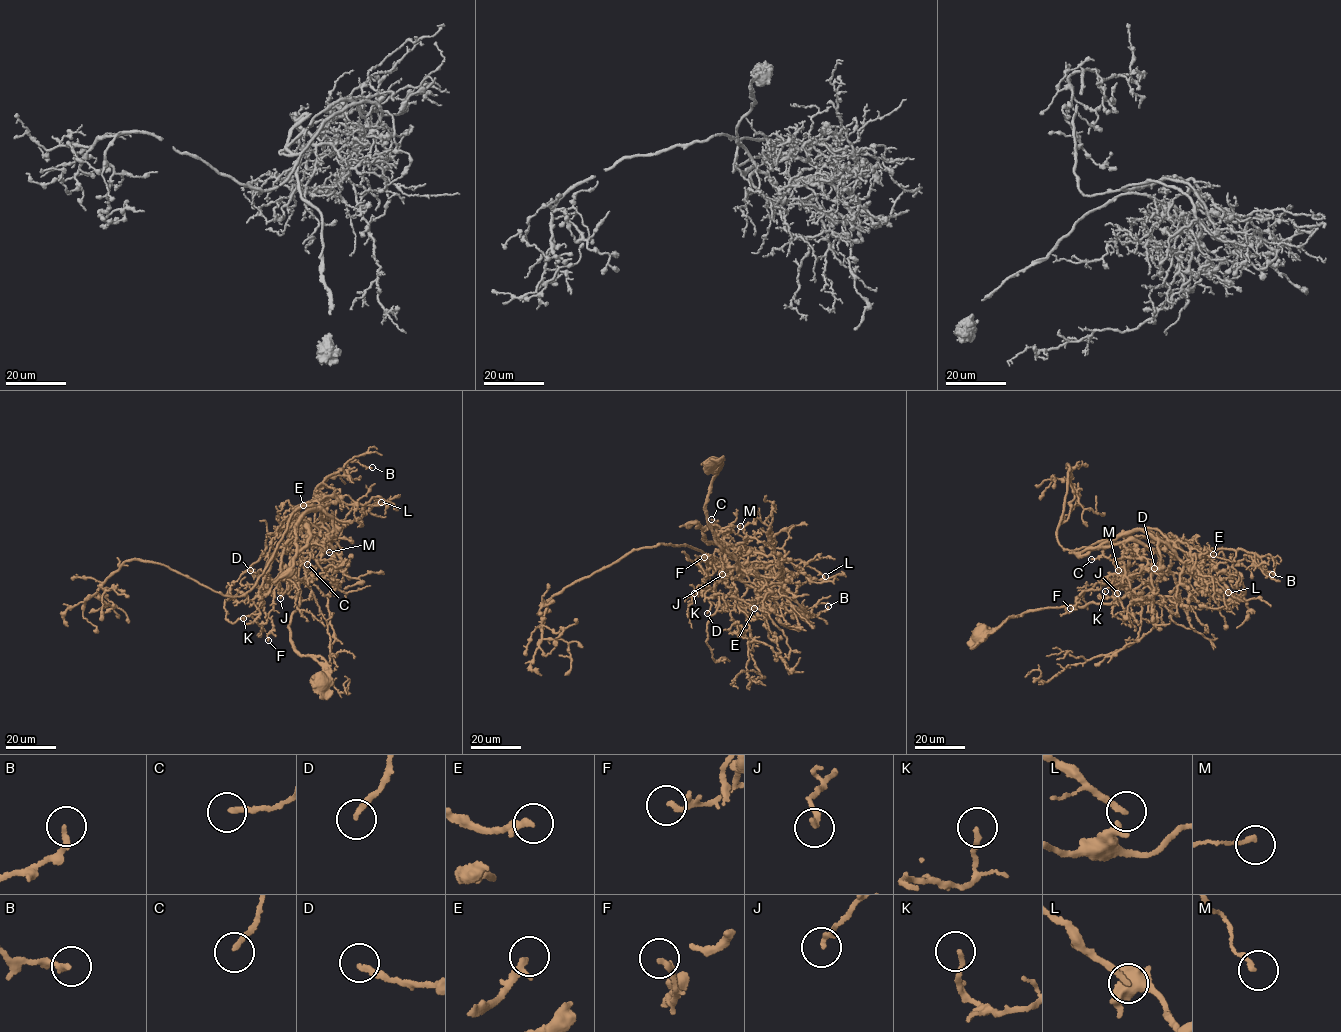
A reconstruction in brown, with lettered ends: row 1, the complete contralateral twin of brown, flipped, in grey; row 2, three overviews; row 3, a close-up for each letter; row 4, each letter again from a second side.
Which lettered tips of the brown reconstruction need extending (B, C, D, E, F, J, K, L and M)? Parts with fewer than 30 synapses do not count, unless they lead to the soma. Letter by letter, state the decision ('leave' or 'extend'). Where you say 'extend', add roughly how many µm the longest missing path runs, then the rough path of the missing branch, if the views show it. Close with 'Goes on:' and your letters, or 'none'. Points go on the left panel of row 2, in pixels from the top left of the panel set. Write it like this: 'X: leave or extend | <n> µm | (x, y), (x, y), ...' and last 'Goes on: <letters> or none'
B: leave
C: leave
D: leave
E: extend | 15 µm | (303, 505), (313, 496), (306, 481)
F: leave
J: leave
K: leave
L: leave
M: leave
Goes on: E

